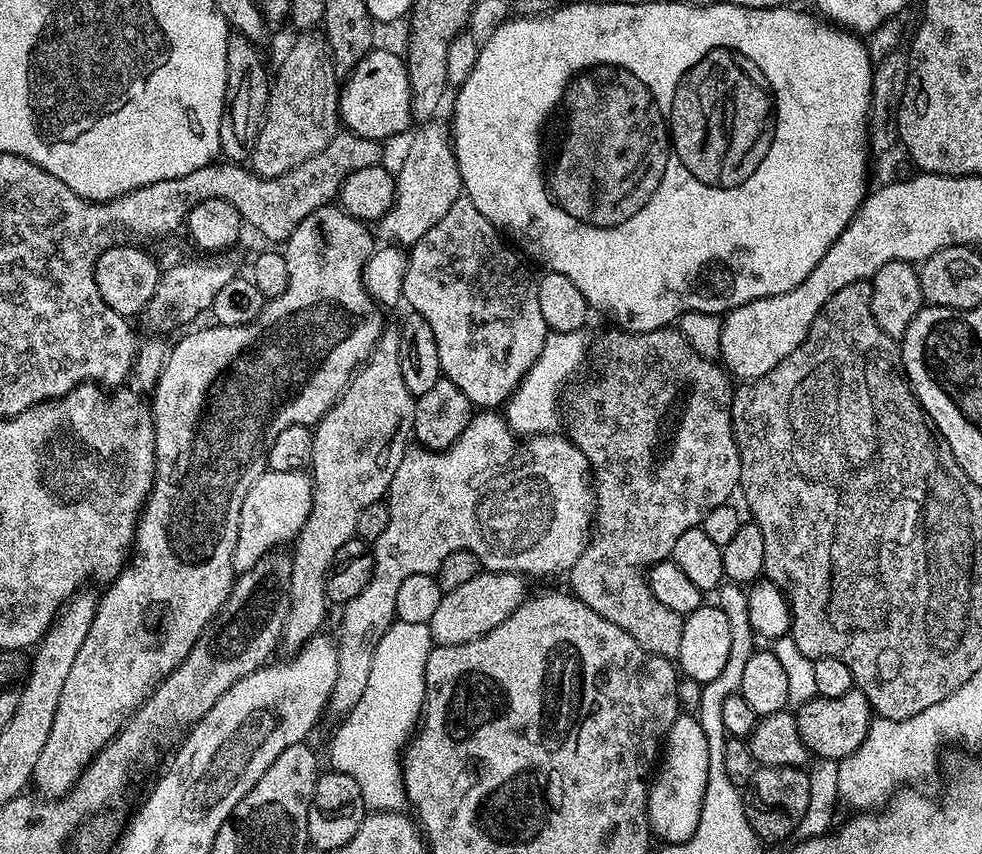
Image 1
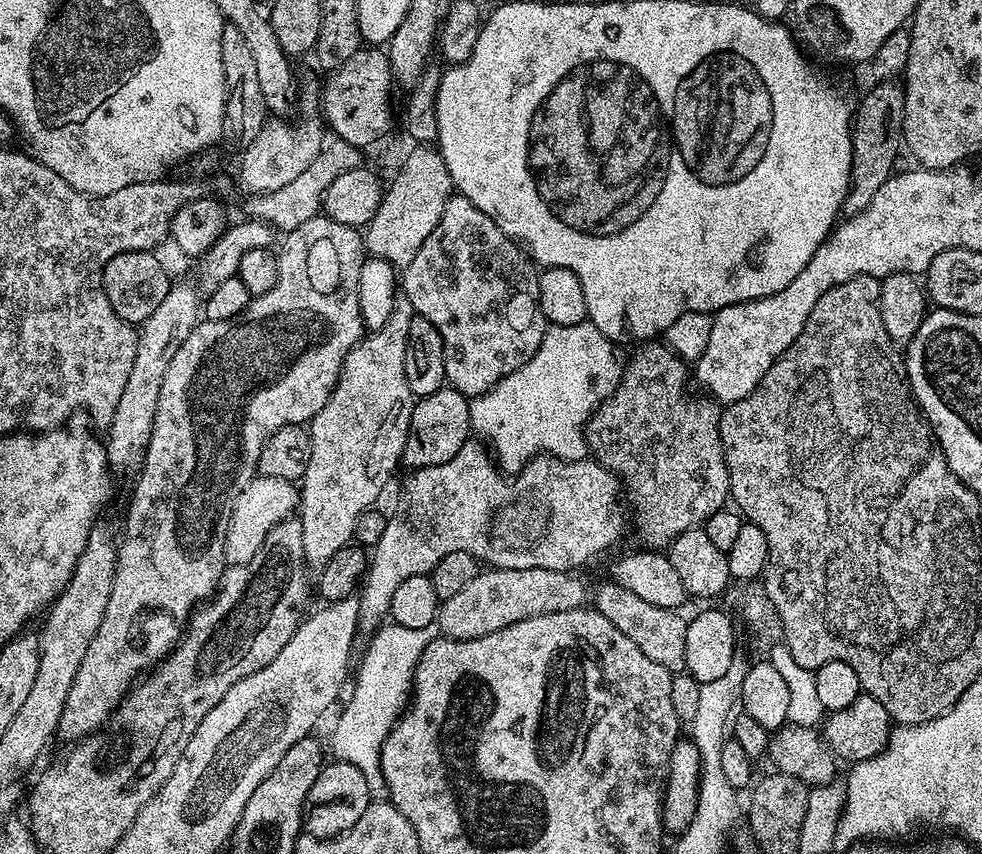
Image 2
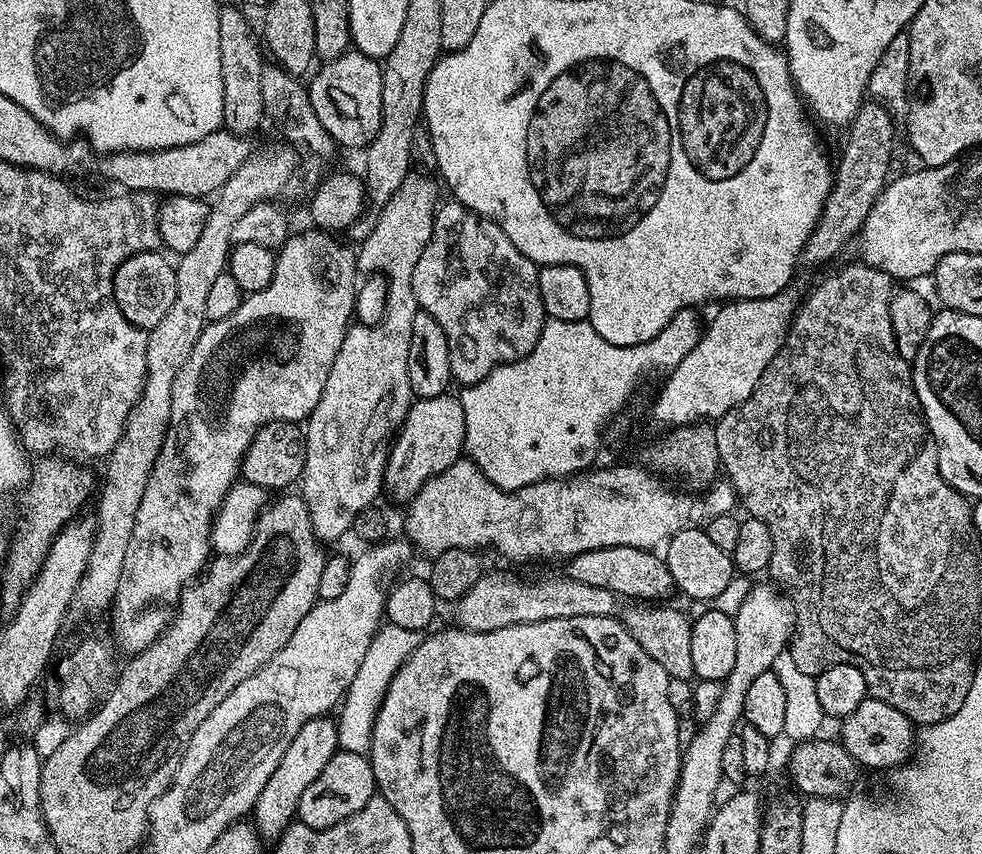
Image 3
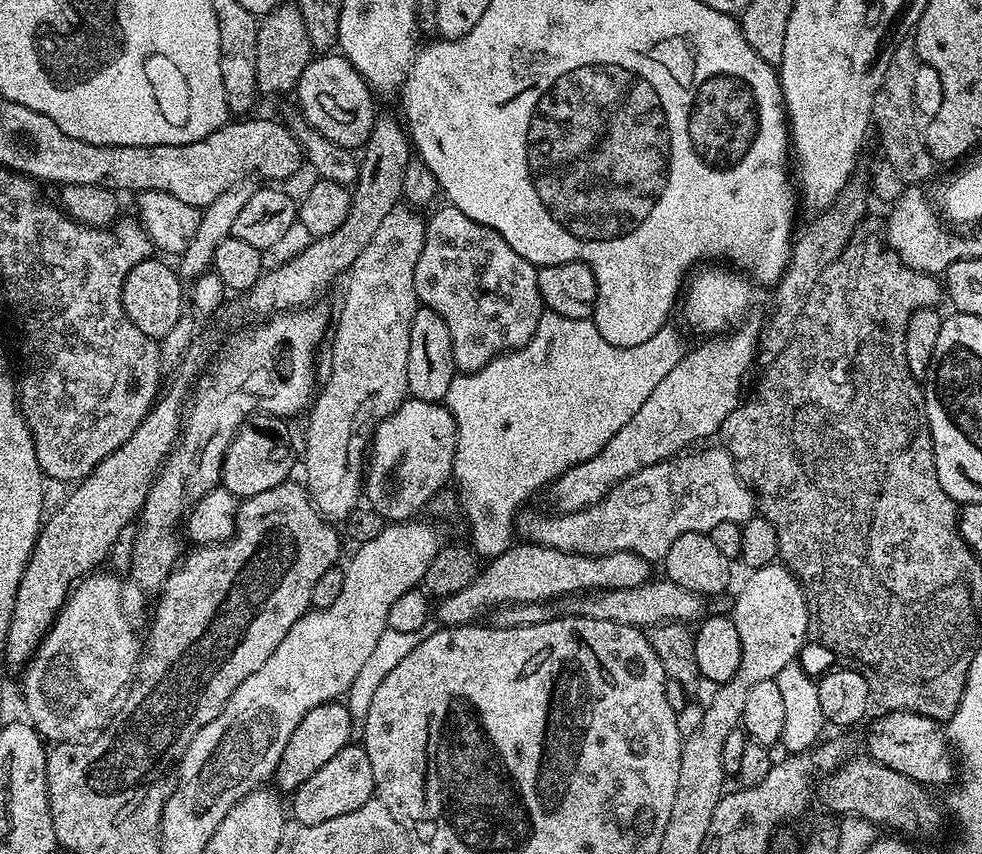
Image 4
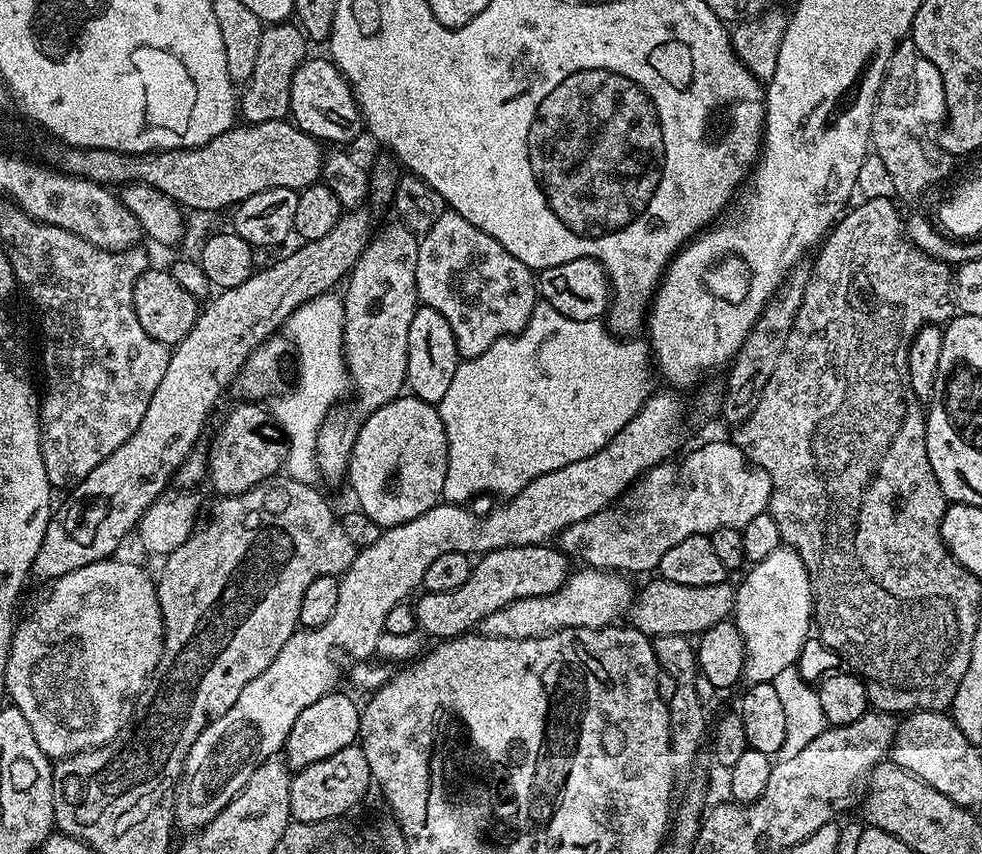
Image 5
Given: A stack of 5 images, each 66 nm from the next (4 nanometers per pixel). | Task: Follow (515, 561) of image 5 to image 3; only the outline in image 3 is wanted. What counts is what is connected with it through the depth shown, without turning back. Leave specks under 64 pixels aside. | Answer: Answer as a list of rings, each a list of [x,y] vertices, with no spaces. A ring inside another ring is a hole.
[[[606,546],[602,550],[590,550],[572,557],[567,561],[566,574],[578,582],[587,582],[590,586],[602,586],[602,590],[610,590],[617,598],[629,596],[632,602],[664,602],[668,595],[676,592],[674,578],[670,578],[670,570],[666,566],[663,555],[647,548],[634,546]]]

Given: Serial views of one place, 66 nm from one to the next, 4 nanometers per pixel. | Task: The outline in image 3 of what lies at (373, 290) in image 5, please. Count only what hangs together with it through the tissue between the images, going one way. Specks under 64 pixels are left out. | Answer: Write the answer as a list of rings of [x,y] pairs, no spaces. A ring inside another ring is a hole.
[[[409,174],[402,186],[394,190],[394,198],[390,198],[390,202],[386,202],[386,206],[379,209],[374,230],[370,230],[368,237],[358,244],[357,269],[361,273],[381,272],[388,283],[388,293],[384,296],[384,313],[377,324],[353,323],[346,338],[342,338],[342,346],[334,358],[334,366],[330,366],[330,378],[326,378],[326,387],[322,389],[322,398],[309,414],[306,427],[303,429],[306,462],[298,488],[303,495],[304,505],[308,508],[314,534],[321,542],[336,540],[344,535],[347,537],[356,515],[363,508],[371,508],[377,503],[376,495],[381,495],[384,487],[384,467],[388,461],[388,449],[394,434],[399,432],[400,425],[404,423],[408,407],[414,399],[410,386],[408,359],[410,329],[414,327],[414,314],[418,309],[412,283],[414,266],[418,266],[418,258],[422,255],[422,250],[426,250],[426,242],[430,242],[436,217],[437,181],[433,180],[428,176]]]

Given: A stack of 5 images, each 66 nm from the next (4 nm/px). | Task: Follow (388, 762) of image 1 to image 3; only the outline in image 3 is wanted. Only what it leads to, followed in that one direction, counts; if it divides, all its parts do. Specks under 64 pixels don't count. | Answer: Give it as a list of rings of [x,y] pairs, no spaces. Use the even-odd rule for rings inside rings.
[[[381,623],[379,630],[370,642],[370,650],[366,650],[366,658],[362,658],[362,666],[358,666],[358,674],[354,674],[354,682],[350,682],[348,691],[339,705],[336,729],[340,748],[346,752],[367,753],[372,745],[372,727],[376,713],[380,711],[380,703],[388,693],[394,674],[414,654],[414,650],[424,640],[425,633],[418,630],[406,630],[403,626]]]

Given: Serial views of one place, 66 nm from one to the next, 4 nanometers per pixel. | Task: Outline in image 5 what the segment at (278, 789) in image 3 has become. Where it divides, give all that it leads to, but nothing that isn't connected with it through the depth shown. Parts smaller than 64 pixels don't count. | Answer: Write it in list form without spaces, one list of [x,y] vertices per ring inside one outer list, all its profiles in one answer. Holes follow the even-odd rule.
[[[341,690],[327,692],[318,702],[306,706],[294,726],[290,726],[290,734],[286,738],[282,749],[283,759],[289,769],[299,770],[320,762],[322,758],[330,758],[330,754],[338,754],[346,746],[357,743],[360,734],[361,705],[355,704],[346,693]]]

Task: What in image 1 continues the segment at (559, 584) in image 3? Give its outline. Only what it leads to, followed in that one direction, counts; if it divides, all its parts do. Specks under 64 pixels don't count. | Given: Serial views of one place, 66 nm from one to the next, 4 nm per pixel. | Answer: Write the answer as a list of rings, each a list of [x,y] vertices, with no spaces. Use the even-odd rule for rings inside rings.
[[[482,570],[470,582],[457,586],[455,590],[444,593],[442,602],[438,602],[438,610],[434,610],[434,618],[430,618],[428,629],[437,645],[465,644],[482,638],[494,626],[502,626],[514,610],[523,604],[529,595],[525,577],[518,572],[489,572]]]

